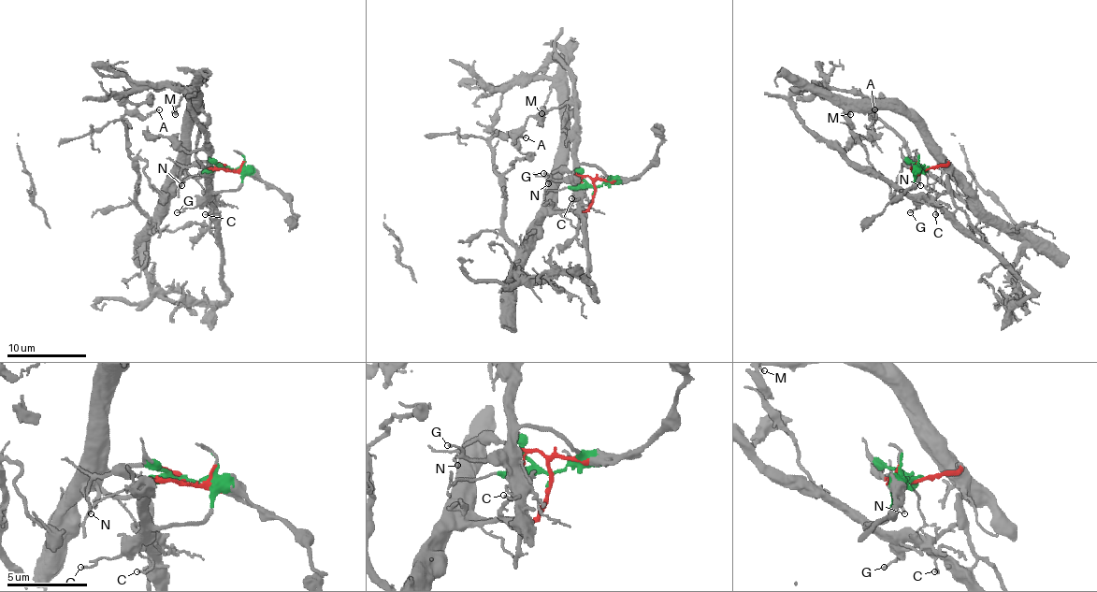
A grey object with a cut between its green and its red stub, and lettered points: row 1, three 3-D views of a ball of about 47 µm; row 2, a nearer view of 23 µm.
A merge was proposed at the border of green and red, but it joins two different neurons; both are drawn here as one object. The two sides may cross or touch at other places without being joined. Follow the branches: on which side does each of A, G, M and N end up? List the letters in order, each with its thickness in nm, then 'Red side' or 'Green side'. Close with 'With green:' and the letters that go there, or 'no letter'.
A: Thickness 130 nm. Red side
G: Thickness 110 nm. Green side
M: Thickness 110 nm. Red side
N: Thickness 110 nm. Red side
With green: G

